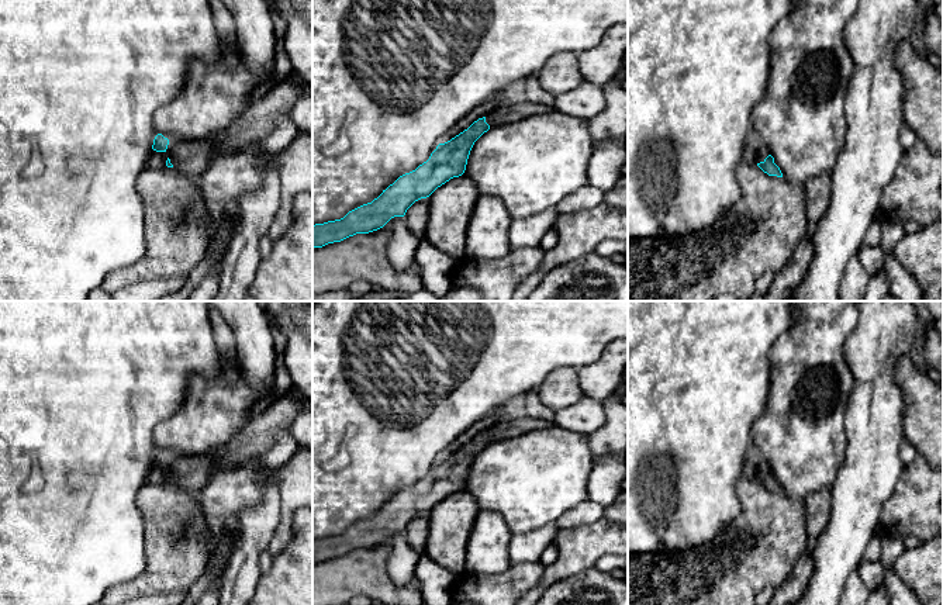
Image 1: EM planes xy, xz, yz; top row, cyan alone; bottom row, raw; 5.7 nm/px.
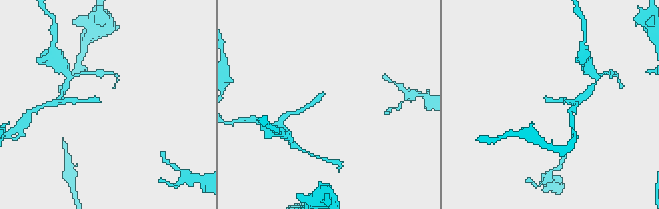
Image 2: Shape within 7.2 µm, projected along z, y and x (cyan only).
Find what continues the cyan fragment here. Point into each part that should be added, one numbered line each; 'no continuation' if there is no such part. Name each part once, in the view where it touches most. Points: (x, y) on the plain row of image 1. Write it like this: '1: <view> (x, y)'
1: yz (763, 466)

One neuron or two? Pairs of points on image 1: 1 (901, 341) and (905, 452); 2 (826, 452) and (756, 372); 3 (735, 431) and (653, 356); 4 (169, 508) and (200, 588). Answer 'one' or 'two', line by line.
1: two
2: two
3: one
4: two

